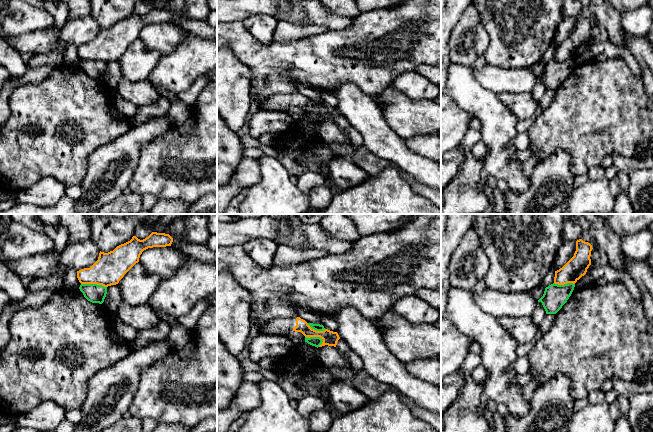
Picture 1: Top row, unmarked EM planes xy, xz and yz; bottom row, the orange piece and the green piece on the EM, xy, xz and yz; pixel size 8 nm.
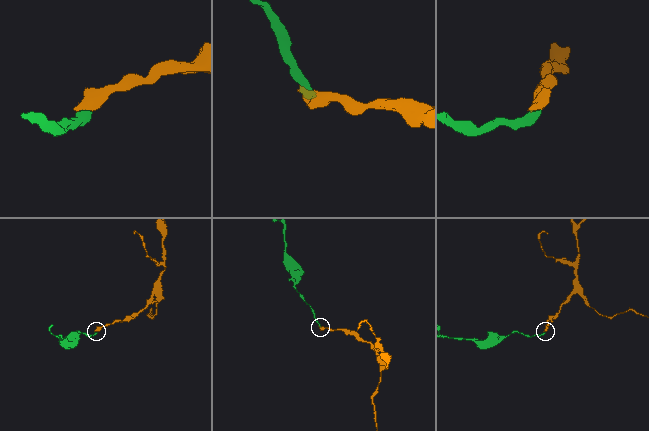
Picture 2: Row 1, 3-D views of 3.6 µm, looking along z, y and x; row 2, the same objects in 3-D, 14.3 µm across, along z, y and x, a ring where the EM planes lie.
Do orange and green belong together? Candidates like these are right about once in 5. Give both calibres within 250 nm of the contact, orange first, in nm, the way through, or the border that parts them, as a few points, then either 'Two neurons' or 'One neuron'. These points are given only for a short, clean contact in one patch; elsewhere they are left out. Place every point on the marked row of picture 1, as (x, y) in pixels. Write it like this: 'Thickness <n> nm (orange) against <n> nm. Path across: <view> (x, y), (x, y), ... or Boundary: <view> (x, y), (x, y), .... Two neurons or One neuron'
Thickness 240 nm (orange) against 150 nm. Boundary: xy (81, 283), (96, 283), (106, 287). Two neurons

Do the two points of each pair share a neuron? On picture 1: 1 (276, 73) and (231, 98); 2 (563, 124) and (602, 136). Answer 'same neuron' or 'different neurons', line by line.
1: different neurons
2: same neuron

